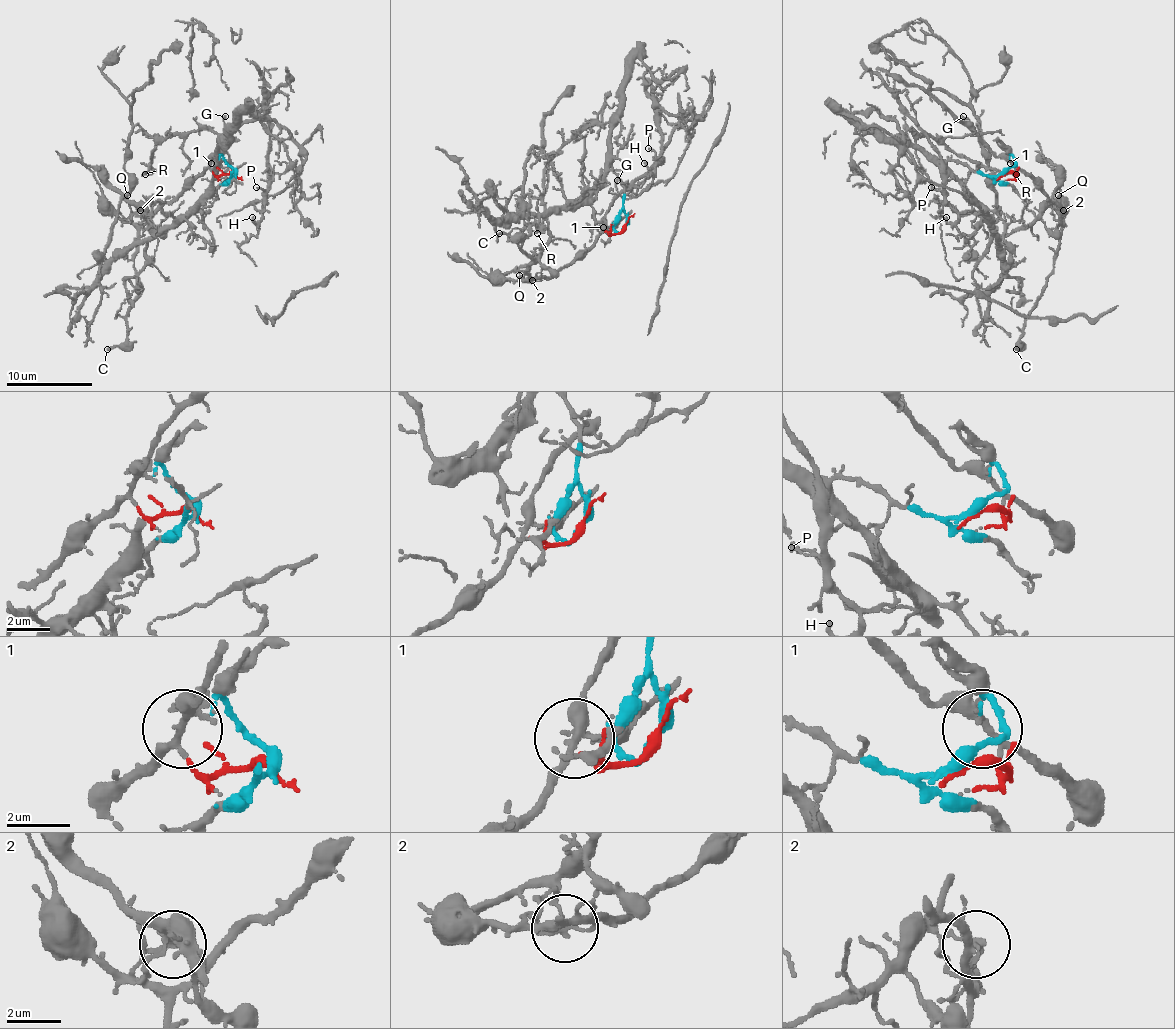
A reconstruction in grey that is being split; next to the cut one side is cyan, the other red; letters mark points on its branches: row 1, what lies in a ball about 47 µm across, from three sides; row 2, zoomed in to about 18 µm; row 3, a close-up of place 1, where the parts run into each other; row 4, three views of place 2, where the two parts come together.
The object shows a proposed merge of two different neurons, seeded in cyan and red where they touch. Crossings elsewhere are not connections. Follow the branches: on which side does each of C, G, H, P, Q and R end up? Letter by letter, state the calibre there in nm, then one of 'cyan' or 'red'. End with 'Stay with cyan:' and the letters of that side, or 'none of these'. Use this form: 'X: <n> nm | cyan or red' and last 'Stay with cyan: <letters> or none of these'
C: 200 nm | red
G: 140 nm | red
H: 170 nm | cyan
P: 140 nm | cyan
Q: 100 nm | red
R: 150 nm | cyan
Stay with cyan: H, P, R

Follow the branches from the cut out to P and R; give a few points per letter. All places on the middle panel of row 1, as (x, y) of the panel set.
P: (626, 222), (611, 134), (620, 93), (635, 63), (646, 68), (646, 93), (661, 108), (661, 160), (648, 147)
R: (626, 222), (611, 126), (603, 124), (581, 128), (545, 169), (545, 214), (536, 233)

